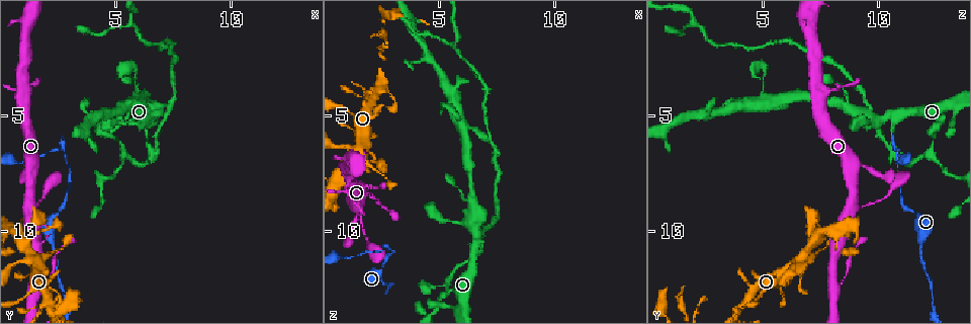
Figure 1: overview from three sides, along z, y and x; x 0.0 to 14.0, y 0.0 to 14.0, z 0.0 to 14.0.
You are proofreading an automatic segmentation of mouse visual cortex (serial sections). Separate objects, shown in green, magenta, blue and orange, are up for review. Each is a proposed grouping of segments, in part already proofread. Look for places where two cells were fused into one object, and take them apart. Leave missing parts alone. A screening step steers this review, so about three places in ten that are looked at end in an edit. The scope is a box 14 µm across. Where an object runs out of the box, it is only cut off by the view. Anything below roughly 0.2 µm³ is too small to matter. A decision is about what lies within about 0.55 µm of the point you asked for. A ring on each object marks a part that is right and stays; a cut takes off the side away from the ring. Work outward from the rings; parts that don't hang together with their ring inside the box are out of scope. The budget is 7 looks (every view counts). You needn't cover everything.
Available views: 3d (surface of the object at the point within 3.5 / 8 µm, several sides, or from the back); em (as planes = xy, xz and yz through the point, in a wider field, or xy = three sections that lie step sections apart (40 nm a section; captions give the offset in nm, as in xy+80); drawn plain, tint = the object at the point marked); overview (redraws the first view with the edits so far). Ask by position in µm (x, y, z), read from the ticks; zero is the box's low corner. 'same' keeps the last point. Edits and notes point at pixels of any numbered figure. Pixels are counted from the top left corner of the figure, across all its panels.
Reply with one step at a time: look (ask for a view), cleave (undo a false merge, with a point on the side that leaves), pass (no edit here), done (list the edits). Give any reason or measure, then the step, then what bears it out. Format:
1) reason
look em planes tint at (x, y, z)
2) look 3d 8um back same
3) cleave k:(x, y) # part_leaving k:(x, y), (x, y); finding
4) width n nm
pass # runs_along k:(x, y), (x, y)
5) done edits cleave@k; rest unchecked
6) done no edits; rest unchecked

sharp bend
look 3d 3.5um at (2.1, 6.6, 10.8)

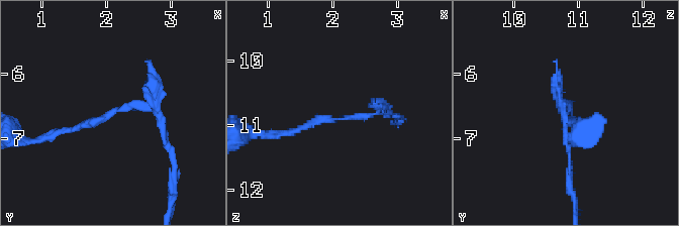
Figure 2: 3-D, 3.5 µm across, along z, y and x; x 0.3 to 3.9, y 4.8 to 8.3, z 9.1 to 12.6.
arm_widths 100, 150 nm
look em xy step 1 tint at (2.15, 6.55, 10.90)

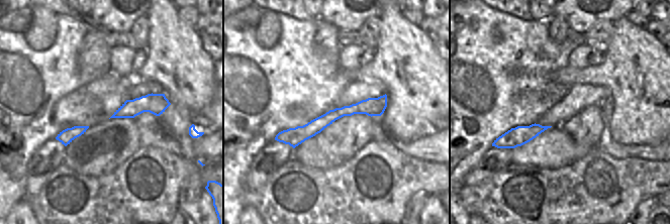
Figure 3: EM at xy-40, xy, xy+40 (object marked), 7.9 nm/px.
cleave 2:(103, 118) # part_leaving 2:(139, 103), (50, 134); two cells meet here

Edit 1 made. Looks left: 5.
look overview

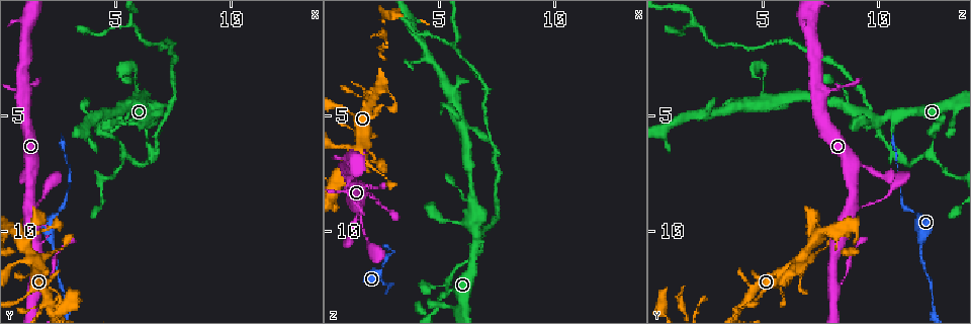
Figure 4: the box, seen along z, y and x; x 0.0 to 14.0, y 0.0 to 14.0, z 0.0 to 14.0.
a fork
look 3d 3.5um at (6.6, 6.6, 10.7)

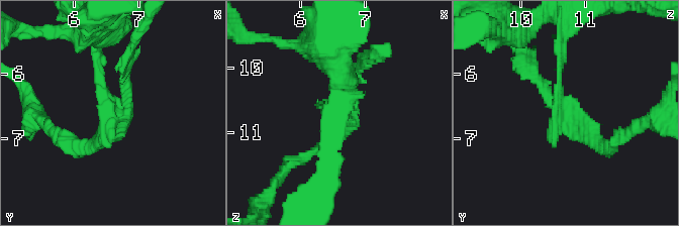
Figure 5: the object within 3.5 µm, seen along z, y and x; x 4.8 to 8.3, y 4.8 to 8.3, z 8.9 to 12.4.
shape alone is not enough
look em planes tint at (6.70, 6.65, 10.70)

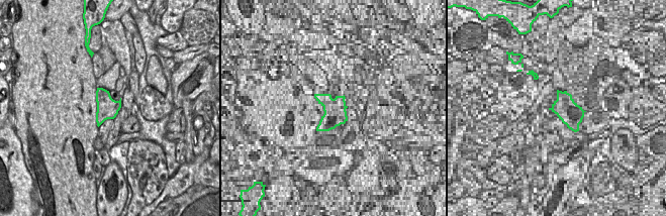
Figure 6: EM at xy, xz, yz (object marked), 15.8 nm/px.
width 360 nm
cleave 5:(529, 76) # part_leaving 5:(125, 113), (125, 57), (140, 29); a second cell is stuck on

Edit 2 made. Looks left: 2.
done edits cleave@2, cleave@5; rest unchecked

